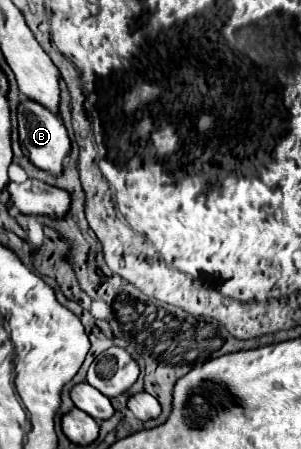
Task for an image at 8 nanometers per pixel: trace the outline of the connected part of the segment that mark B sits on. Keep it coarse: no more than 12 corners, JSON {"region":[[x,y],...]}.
{"region":[[21,96],[23,154],[53,176],[63,174],[71,140],[63,122]]}

